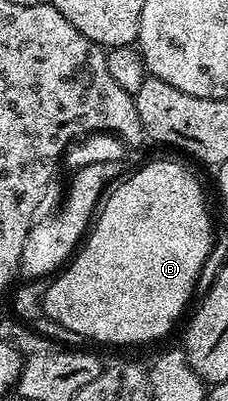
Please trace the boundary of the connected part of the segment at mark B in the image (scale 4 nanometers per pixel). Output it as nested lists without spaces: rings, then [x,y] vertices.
[[[150,161],[143,169],[136,170],[127,181],[121,181],[113,186],[114,190],[109,190],[110,198],[108,193],[104,204],[97,210],[96,220],[84,244],[75,252],[69,264],[53,278],[55,281],[51,280],[47,284],[42,307],[47,318],[51,317],[56,324],[63,325],[68,332],[75,333],[78,337],[91,337],[92,340],[103,341],[106,345],[142,345],[145,341],[160,340],[177,323],[178,316],[185,311],[186,304],[190,301],[190,296],[195,295],[198,276],[212,248],[210,213],[206,210],[206,197],[202,194],[201,183],[178,161]]]

